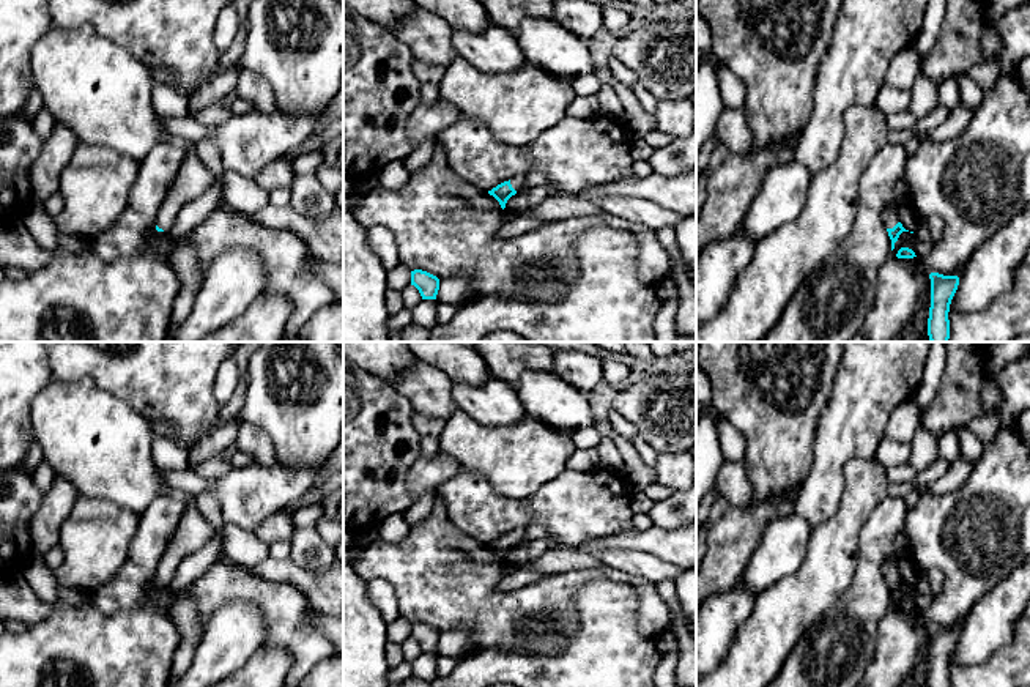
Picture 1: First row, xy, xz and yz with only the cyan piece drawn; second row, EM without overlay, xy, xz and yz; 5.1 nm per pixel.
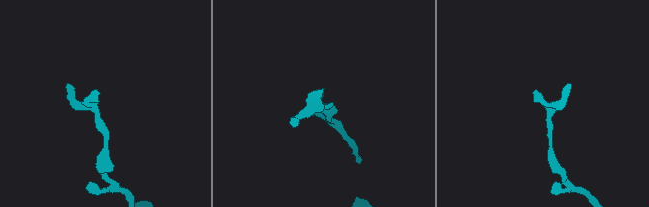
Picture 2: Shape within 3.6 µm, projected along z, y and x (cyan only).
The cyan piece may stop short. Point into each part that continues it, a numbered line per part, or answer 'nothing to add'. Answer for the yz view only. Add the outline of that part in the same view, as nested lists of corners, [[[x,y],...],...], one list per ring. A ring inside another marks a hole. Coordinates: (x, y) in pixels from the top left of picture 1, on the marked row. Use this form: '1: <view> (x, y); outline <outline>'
1: yz (890, 215); outline [[[890,206],[884,211],[884,224],[887,228],[893,228],[899,222],[898,208]]]

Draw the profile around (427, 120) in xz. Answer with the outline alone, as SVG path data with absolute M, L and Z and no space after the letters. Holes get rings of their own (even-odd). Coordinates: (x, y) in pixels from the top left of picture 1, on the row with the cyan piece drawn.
M438 98L432 104L416 107L408 120L406 134L413 147L417 147L425 140L435 140L441 131L460 120L460 110L452 102Z

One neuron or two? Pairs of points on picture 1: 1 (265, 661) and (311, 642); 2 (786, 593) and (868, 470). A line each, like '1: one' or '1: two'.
1: two
2: one

